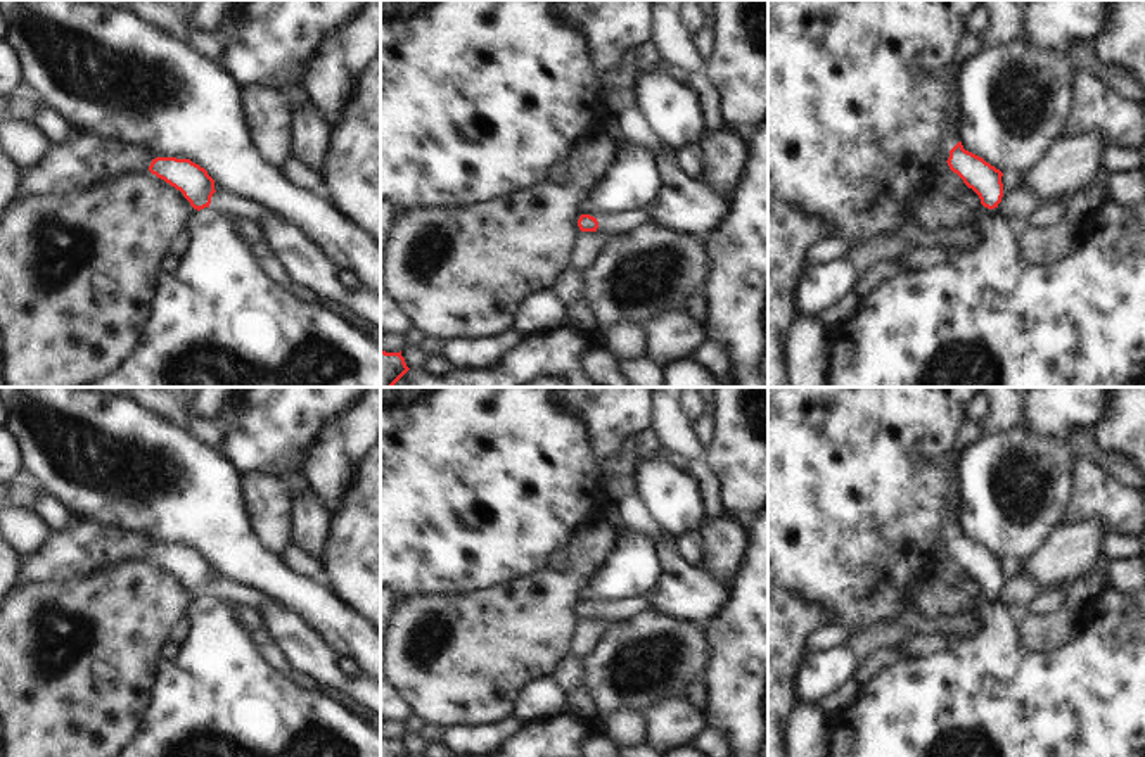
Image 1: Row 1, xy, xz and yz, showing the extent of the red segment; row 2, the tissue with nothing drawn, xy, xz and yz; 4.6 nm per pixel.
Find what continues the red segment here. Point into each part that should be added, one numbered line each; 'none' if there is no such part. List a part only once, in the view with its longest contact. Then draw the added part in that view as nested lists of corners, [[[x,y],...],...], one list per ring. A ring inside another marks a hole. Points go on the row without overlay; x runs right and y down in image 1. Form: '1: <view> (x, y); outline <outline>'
1: xy (229, 590); outline [[[225,576],[216,577],[211,584],[211,591],[204,596],[214,596],[237,607],[247,607],[259,612],[265,612],[272,601],[272,598],[261,595],[258,589]]]

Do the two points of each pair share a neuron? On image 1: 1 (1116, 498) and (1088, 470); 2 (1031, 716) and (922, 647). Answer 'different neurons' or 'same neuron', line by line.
1: same neuron
2: different neurons

